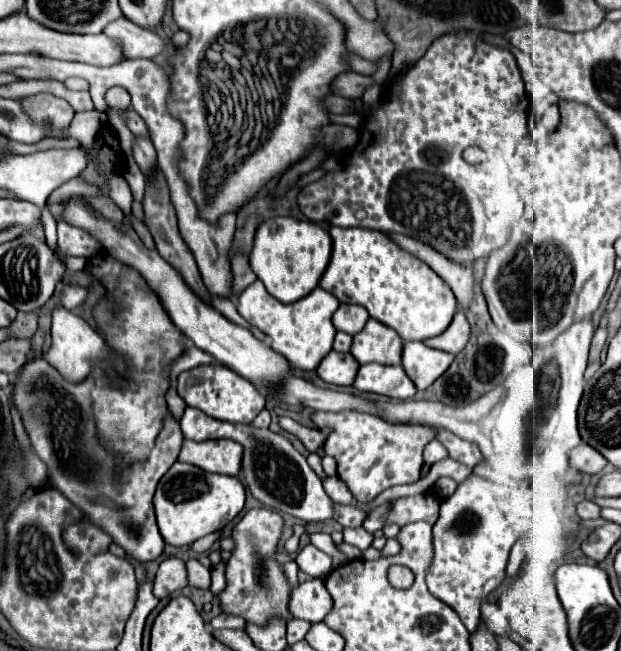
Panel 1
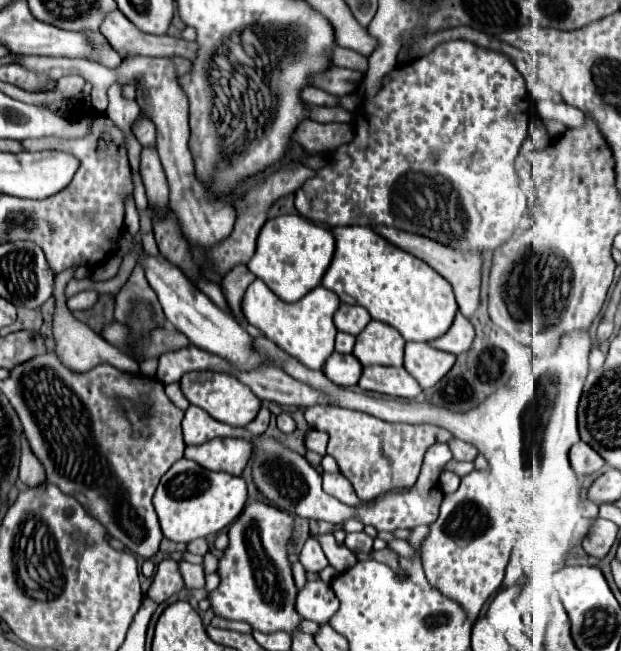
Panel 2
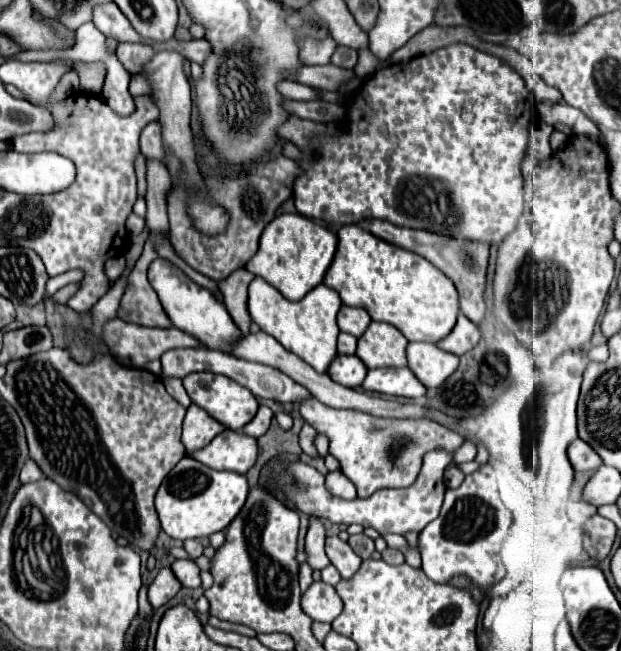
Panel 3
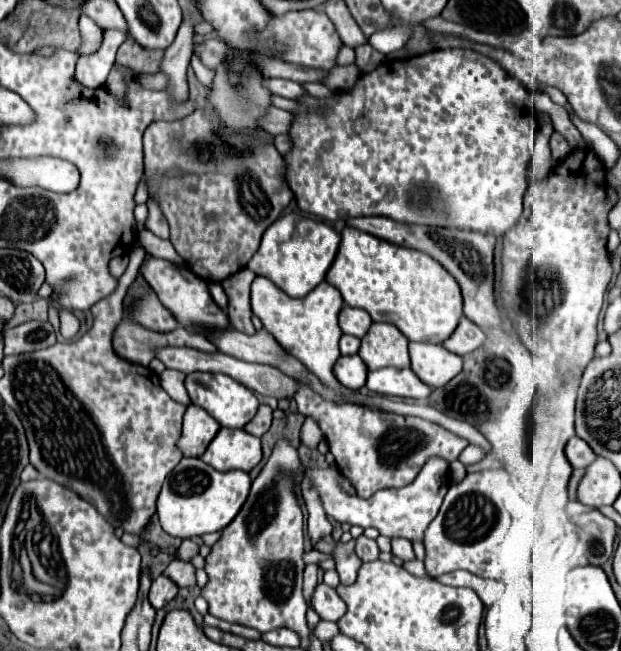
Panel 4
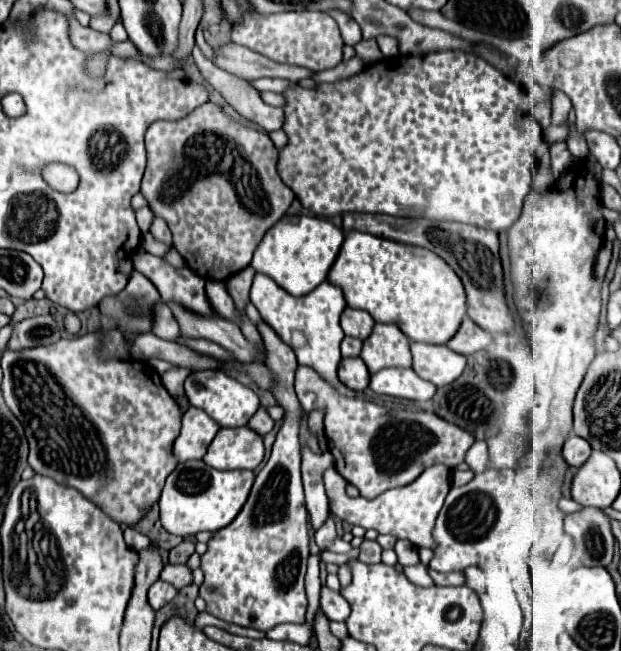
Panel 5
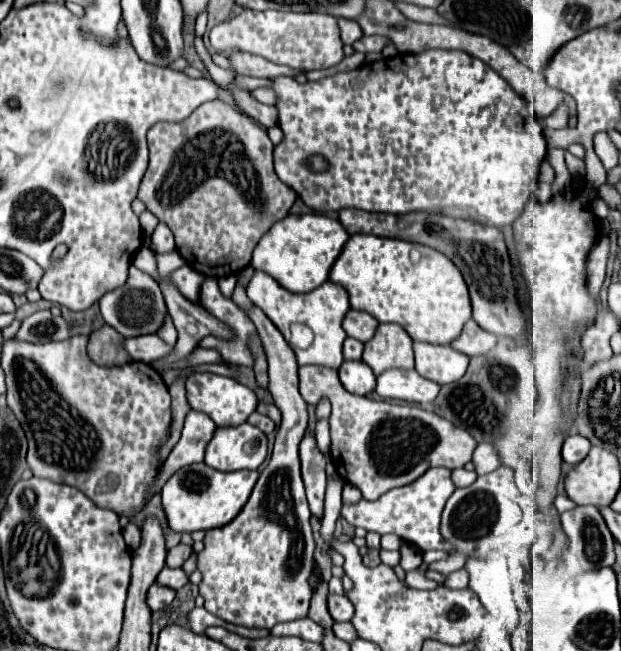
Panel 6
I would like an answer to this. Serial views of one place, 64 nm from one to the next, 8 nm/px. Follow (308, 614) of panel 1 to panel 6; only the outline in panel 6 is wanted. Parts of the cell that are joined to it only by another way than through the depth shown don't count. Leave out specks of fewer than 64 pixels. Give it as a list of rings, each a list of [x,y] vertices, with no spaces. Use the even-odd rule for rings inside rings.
[[[328,594],[328,612],[334,622],[348,622],[354,616],[354,606],[344,594]]]

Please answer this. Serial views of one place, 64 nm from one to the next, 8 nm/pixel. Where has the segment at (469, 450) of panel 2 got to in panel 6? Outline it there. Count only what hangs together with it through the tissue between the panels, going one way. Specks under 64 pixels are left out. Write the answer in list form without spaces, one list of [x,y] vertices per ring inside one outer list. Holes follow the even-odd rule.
[[[478,444],[476,452],[472,454],[472,464],[474,464],[476,474],[488,474],[500,466],[500,460],[492,444]]]

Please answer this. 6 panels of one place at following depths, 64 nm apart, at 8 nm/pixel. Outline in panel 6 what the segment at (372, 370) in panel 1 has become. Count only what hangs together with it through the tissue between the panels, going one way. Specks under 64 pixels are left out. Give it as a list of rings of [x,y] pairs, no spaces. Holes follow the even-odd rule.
[[[388,370],[382,372],[376,380],[374,392],[382,398],[404,400],[412,404],[426,404],[434,402],[440,392],[440,386],[432,380],[422,378],[416,370]]]

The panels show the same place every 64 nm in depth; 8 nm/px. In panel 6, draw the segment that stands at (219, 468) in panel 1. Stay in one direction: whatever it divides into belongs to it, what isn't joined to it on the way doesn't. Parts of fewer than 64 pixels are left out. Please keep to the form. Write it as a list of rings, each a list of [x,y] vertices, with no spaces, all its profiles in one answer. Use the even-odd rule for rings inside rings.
[[[248,422],[234,427],[217,427],[212,440],[207,444],[204,462],[216,470],[256,470],[264,462],[266,450],[266,434]]]

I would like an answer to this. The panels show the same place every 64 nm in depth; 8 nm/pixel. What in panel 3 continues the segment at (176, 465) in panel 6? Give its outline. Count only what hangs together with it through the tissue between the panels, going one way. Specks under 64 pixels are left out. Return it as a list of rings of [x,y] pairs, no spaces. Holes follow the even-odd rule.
[[[192,404],[186,412],[184,418],[184,432],[182,432],[182,442],[186,446],[186,452],[194,452],[204,448],[214,436],[224,432],[226,426],[216,422],[206,410],[200,406]]]

